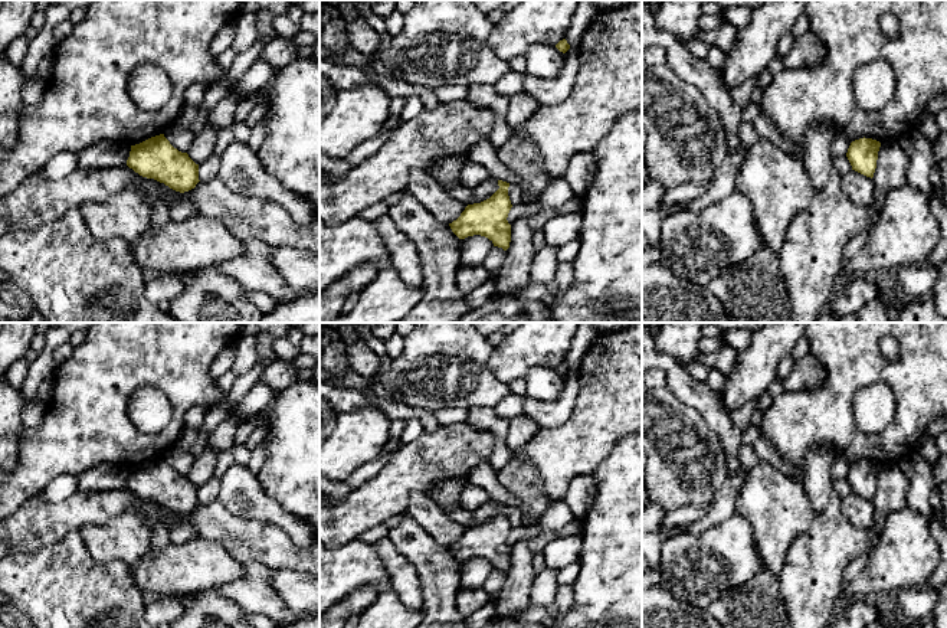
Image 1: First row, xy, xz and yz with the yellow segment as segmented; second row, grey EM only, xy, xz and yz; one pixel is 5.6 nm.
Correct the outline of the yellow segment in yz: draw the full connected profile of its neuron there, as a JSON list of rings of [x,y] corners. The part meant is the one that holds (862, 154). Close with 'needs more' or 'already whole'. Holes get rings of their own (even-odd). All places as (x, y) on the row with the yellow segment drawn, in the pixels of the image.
[[[859,138],[851,143],[846,157],[852,170],[874,177],[881,143],[872,138]]]; already whole

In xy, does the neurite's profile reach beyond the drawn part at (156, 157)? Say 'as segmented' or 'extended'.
as segmented

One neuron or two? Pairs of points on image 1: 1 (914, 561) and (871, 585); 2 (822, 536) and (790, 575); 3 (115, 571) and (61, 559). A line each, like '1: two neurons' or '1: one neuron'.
1: one neuron
2: one neuron
3: one neuron

